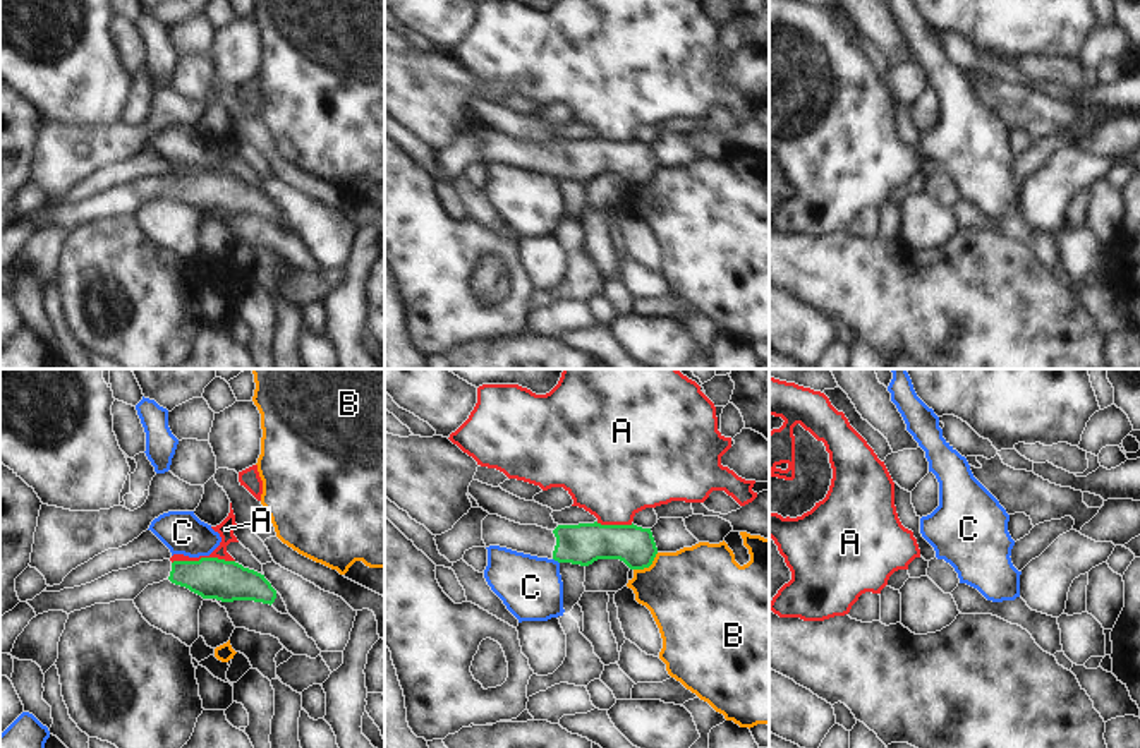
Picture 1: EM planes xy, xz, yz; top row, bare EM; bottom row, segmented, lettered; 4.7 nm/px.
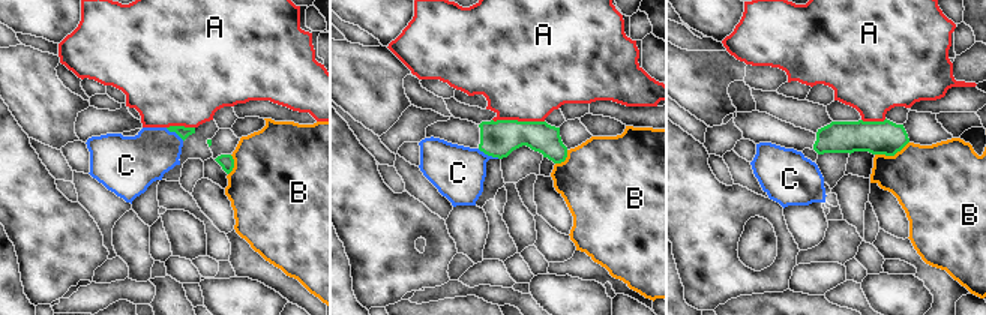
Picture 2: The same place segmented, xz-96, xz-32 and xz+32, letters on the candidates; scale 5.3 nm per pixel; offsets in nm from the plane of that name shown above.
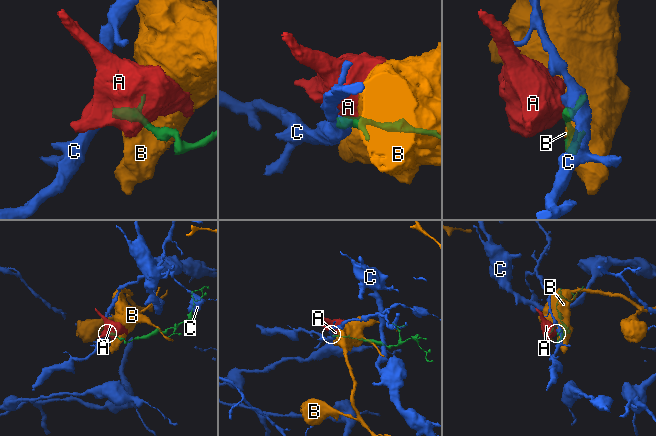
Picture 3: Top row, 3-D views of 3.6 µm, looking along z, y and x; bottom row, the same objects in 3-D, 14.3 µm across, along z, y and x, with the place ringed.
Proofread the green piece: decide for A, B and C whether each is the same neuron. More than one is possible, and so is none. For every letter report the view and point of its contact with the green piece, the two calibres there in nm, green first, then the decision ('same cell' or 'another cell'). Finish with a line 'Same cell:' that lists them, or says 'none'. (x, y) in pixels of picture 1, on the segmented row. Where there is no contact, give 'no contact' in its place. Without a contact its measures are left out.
A: xy (203, 558) | 190/80 nm | another cell
B: xz (648, 567) | 180/420 nm | another cell
C: xz (557, 560) | 190/300 nm | another cell
Same cell: none

